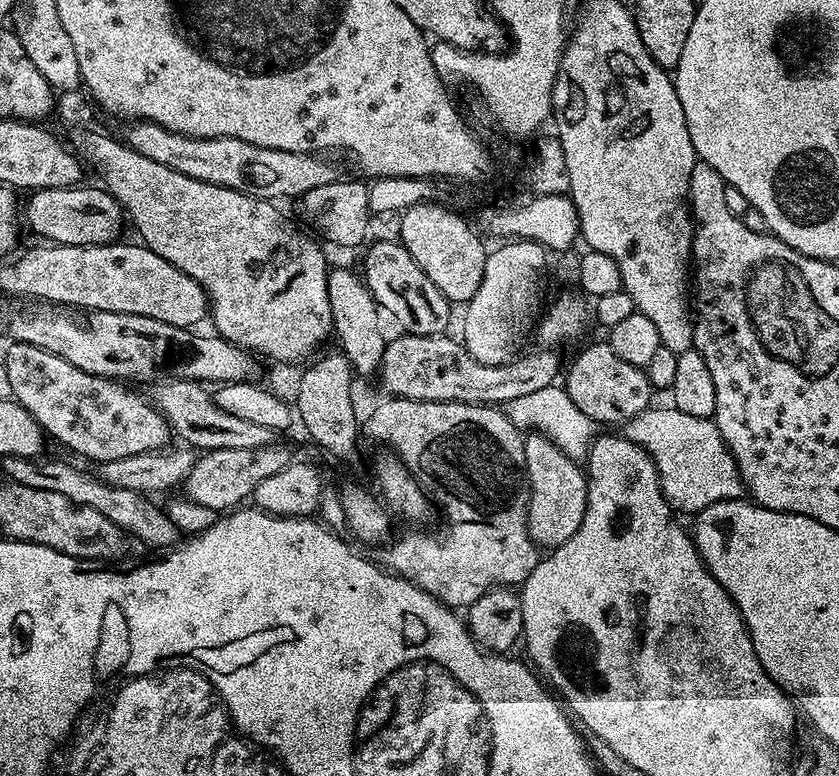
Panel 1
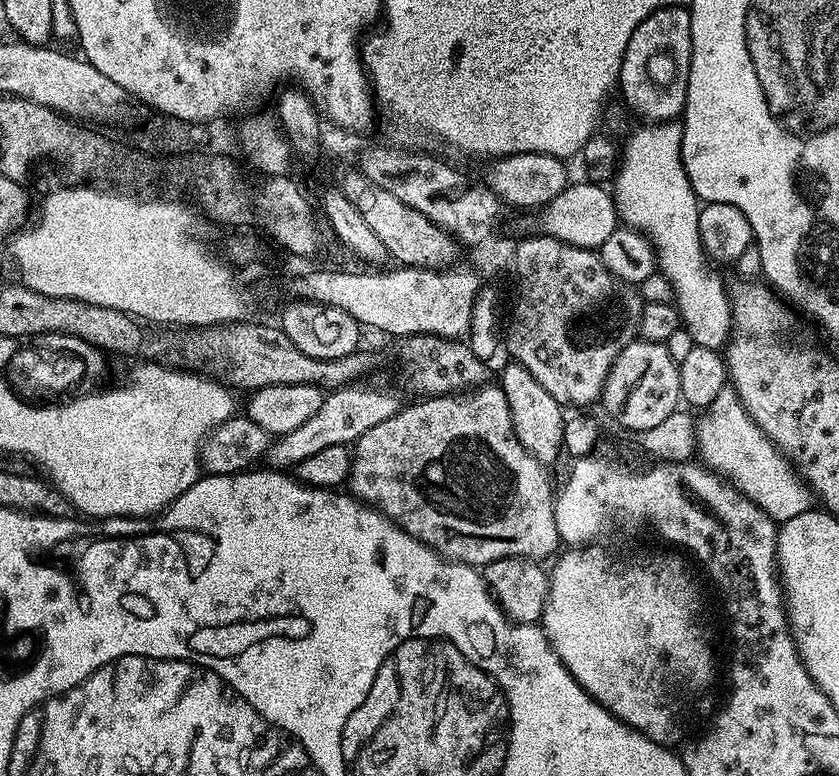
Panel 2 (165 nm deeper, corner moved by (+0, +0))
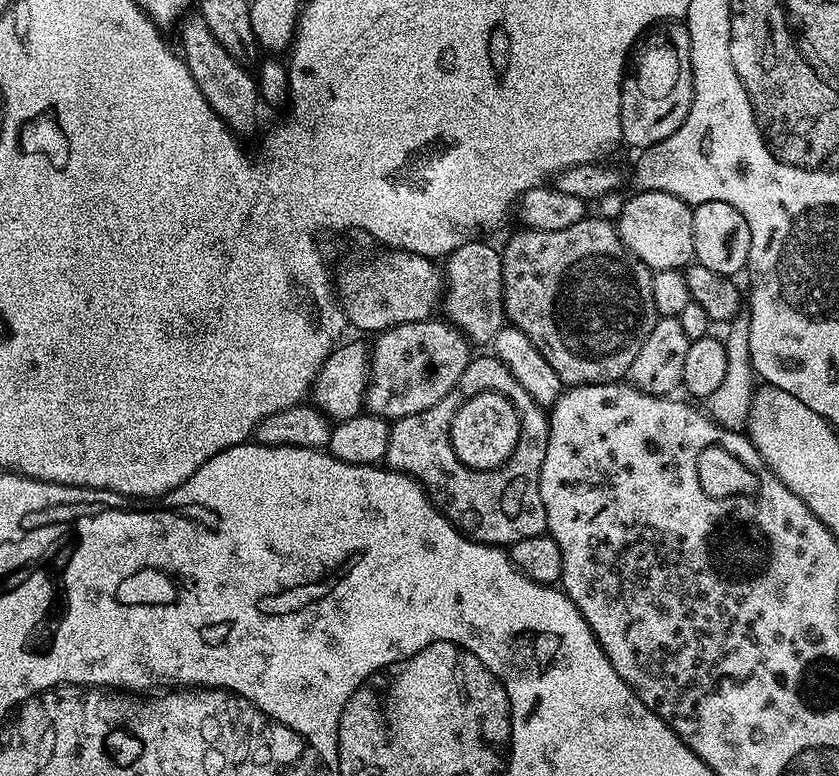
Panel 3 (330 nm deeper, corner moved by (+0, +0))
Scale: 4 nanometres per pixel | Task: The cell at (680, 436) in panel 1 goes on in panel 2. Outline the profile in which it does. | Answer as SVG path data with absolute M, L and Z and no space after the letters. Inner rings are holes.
M731 386L718 390L718 398L699 413L696 425L696 452L704 467L712 469L733 484L770 519L783 522L813 507L811 488L800 479L792 463L766 438L764 431L750 418L738 394Z

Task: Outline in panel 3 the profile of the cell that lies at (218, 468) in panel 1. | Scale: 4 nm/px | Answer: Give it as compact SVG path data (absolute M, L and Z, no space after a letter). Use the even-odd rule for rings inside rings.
M429 318L418 322L406 322L402 326L387 328L375 337L376 345L370 348L370 367L368 369L368 388L364 391L367 411L373 416L383 416L395 422L402 416L418 414L430 410L434 402L442 402L450 390L462 378L470 359L470 341L460 329L449 324L447 319Z

